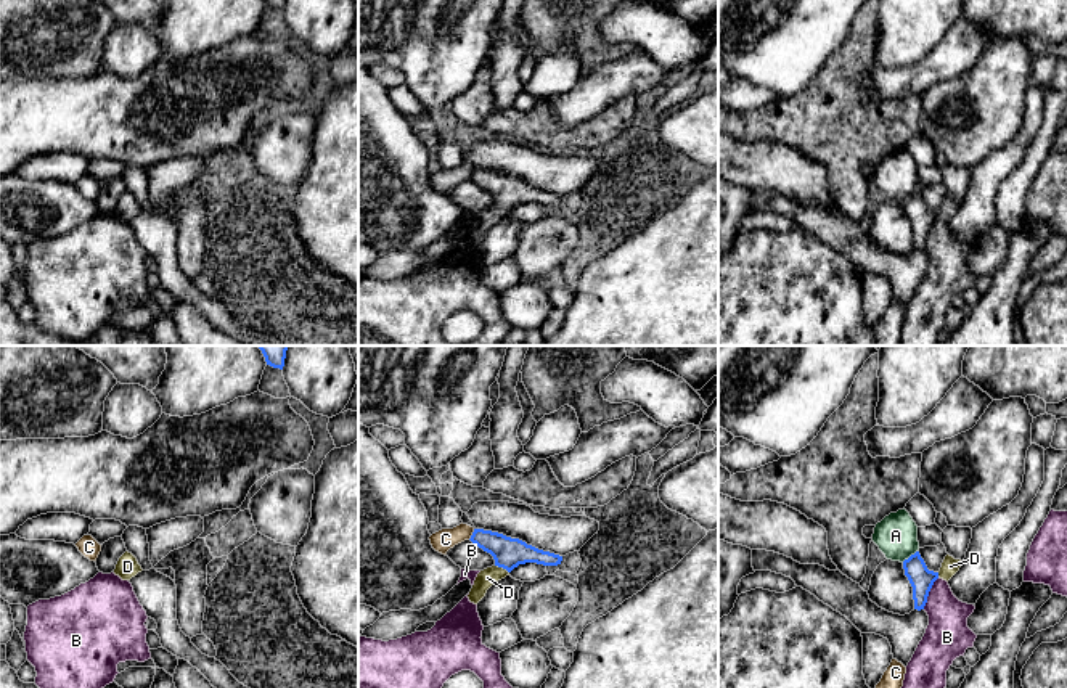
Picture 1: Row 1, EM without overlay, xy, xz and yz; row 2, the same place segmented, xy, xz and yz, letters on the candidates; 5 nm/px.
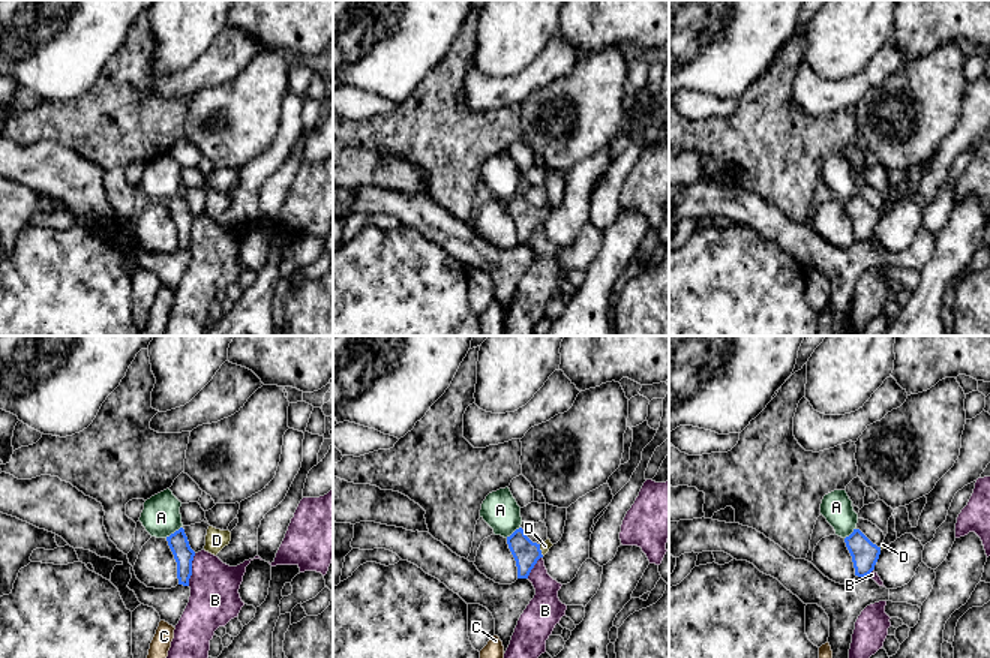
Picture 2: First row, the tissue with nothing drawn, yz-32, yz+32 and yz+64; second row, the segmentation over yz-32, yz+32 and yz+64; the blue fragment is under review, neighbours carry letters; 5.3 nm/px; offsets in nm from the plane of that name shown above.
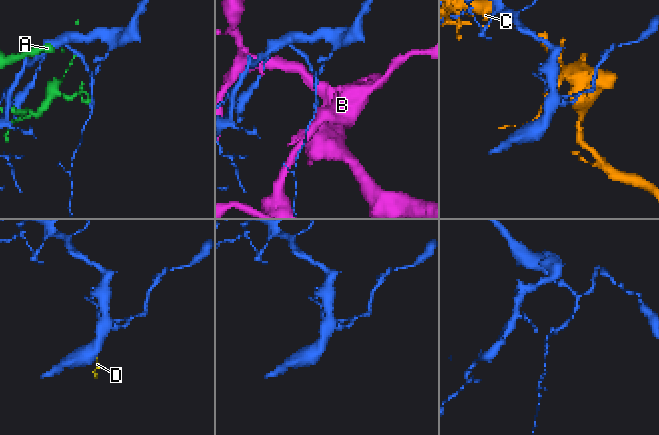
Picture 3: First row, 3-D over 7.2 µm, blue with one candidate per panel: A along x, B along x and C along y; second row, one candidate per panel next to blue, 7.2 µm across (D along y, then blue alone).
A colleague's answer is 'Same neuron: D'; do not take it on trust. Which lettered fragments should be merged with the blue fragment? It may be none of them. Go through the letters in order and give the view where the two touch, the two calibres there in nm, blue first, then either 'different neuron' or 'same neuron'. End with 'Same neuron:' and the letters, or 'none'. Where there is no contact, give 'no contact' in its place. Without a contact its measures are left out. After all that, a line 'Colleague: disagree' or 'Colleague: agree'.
A: meets blue in yz; 120 nm thick on the blue side, 200 nm on the other; different neuron
B: meets blue in yz; 120 nm thick on the blue side, 220 nm on the other; different neuron
C: meets blue in xz; 160 nm thick on the blue side, 110 nm on the other; different neuron
D: meets blue in xz; 160 nm thick on the blue side, 90 nm on the other; same neuron
Same neuron: D
Colleague: agree

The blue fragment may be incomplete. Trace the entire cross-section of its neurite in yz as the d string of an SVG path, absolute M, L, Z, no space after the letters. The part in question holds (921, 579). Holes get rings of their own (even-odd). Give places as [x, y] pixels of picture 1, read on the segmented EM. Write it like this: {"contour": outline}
{"contour": "M919 551L903 561L905 575L913 587L914 609L924 609L934 582L940 577L950 580L963 566L961 559L946 555L938 572L929 571Z"}

